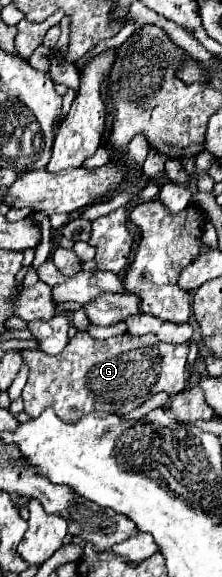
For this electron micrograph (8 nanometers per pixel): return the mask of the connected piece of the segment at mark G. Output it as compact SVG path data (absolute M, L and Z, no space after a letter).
M77 332L69 340L69 346L65 346L65 350L57 356L47 356L41 350L23 350L23 360L31 368L27 386L23 388L23 402L31 418L41 416L45 408L53 408L67 422L77 422L81 416L95 410L103 410L103 412L125 410L127 414L159 392L177 394L185 390L187 354L189 354L189 344L167 344L161 342L155 334L133 336L125 332L121 336L113 336L107 340L95 340L87 332Z

